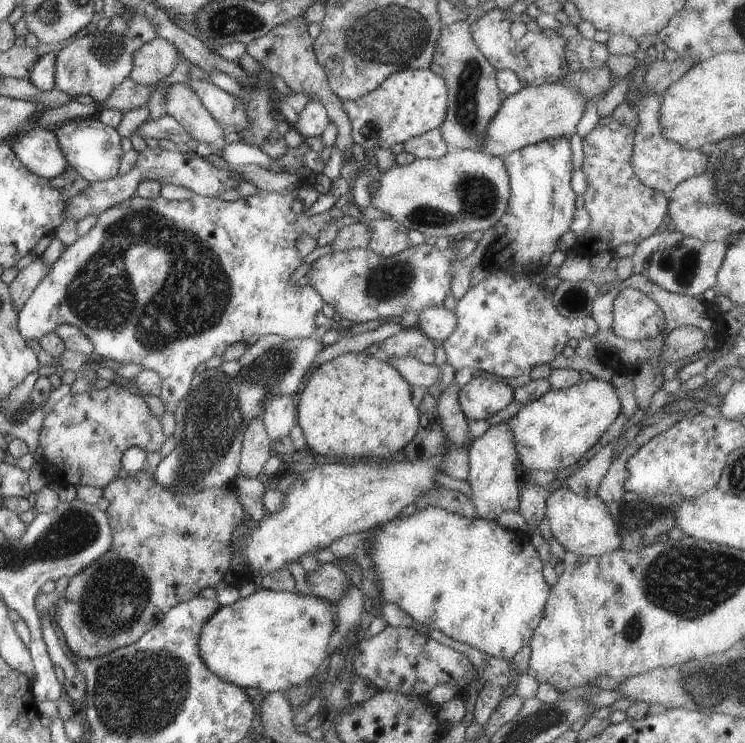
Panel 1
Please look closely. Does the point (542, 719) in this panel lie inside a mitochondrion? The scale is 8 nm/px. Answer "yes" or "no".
yes

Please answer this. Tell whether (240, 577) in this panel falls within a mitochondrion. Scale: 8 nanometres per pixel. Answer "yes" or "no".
no

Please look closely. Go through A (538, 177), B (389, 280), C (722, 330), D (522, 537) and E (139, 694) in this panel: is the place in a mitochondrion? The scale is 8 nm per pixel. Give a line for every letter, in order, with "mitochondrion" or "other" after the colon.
A: other
B: mitochondrion
C: other
D: other
E: mitochondrion

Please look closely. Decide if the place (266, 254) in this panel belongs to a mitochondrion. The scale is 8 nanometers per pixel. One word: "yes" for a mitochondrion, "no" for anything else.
no

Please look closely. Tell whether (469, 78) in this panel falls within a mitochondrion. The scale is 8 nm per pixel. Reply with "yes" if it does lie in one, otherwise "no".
yes

